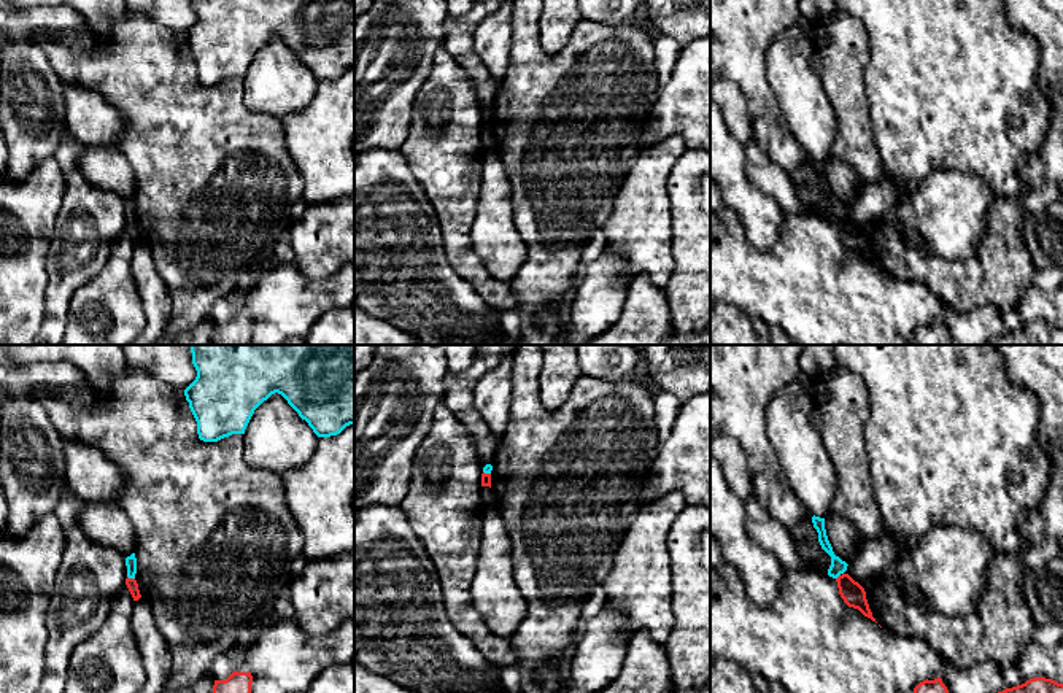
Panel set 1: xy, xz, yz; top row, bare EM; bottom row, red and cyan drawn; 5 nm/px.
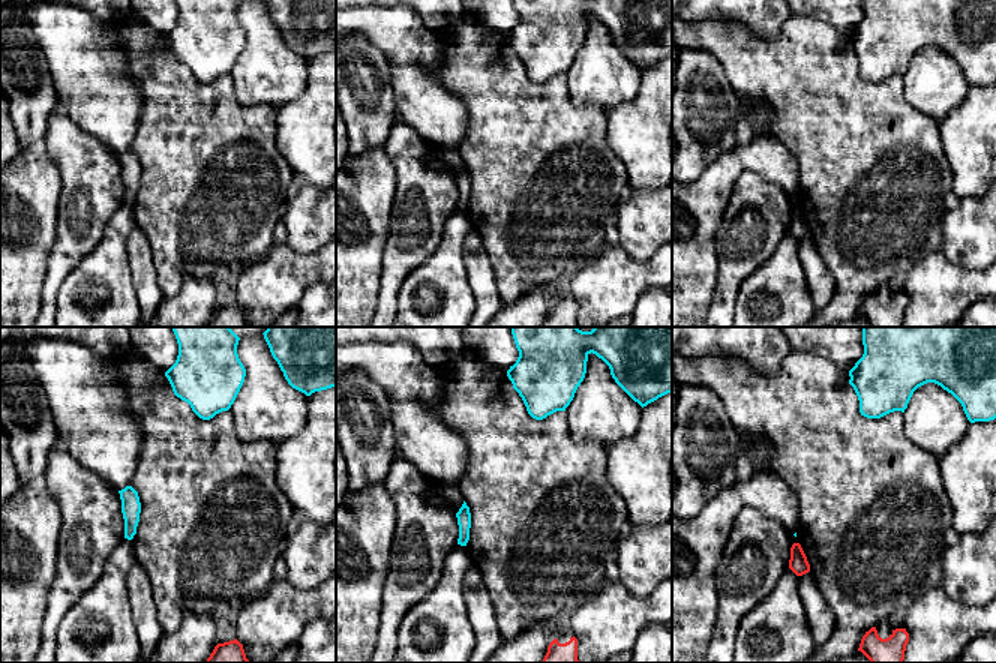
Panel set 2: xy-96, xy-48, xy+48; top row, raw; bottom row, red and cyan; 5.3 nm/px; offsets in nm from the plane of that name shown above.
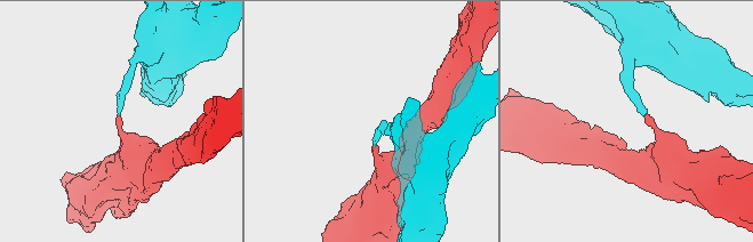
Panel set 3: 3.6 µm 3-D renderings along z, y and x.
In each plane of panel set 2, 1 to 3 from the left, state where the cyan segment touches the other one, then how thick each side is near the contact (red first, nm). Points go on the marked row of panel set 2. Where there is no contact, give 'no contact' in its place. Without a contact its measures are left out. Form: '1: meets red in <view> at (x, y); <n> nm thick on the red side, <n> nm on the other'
1: no contact
2: no contact
3: no contact

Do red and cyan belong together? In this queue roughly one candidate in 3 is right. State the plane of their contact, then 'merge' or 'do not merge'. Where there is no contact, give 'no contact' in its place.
xy | do not merge

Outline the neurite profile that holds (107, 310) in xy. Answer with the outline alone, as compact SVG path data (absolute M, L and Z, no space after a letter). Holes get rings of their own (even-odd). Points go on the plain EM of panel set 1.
M124 229L103 270L72 296L60 345L132 345L140 337L146 315L130 269L133 248L135 245Z

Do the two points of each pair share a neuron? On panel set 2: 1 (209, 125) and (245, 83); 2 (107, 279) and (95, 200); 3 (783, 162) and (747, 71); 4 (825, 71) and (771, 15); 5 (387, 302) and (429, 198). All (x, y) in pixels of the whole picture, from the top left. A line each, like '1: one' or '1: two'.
1: two
2: two
3: two
4: two
5: one

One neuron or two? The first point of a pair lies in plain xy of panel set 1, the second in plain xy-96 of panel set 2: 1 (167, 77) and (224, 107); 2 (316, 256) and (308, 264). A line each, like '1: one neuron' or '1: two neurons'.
1: one neuron
2: two neurons

